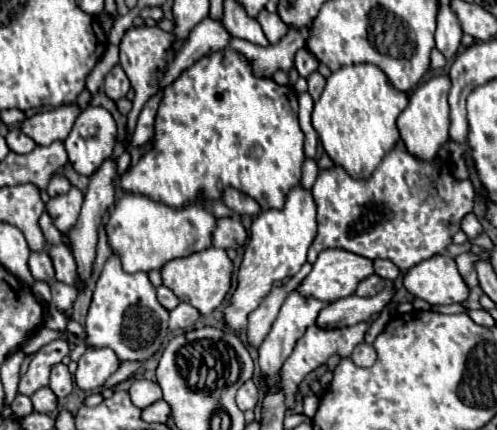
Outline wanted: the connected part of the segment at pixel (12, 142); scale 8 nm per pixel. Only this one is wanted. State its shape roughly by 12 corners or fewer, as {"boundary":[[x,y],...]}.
{"boundary":[[19,128],[5,136],[7,146],[17,154],[27,154],[35,142]]}

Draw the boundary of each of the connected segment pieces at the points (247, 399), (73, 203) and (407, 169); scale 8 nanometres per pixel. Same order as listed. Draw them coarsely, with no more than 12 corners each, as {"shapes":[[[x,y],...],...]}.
{"shapes":[[[247,380],[237,390],[237,406],[255,410],[259,404],[259,388]],[[73,186],[51,198],[45,212],[65,234],[75,226],[83,192]],[[397,142],[369,180],[311,194],[327,248],[405,272],[451,244],[469,180]]]}

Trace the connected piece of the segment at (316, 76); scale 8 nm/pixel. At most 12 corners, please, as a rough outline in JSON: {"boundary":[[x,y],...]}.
{"boundary":[[319,72],[307,78],[309,94],[317,100],[325,88],[325,78]]}

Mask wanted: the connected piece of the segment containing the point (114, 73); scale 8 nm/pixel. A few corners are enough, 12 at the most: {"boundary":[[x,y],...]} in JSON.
{"boundary":[[121,66],[105,76],[105,94],[119,100],[129,92],[129,78]]}

